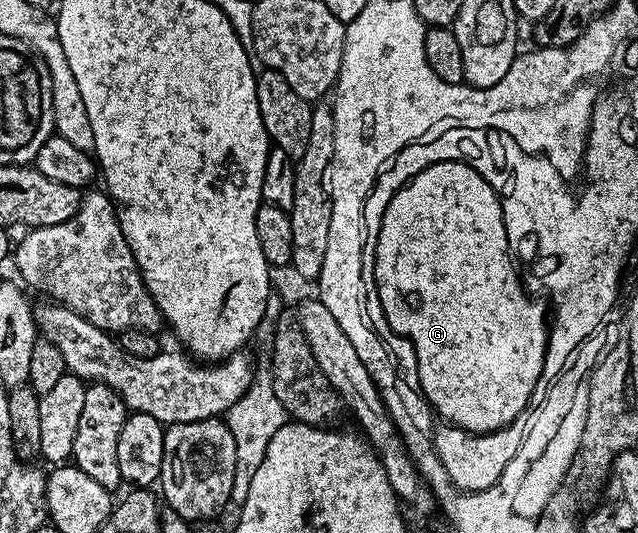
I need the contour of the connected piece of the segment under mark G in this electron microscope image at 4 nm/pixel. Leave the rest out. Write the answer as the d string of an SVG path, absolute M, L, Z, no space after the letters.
M440 161L431 167L427 167L423 171L419 171L419 175L415 175L402 187L396 195L391 199L391 203L387 203L387 211L383 211L383 219L381 220L381 230L379 231L379 243L375 247L375 279L377 280L377 291L379 300L383 305L383 311L386 312L386 317L389 320L391 328L399 335L410 340L414 345L415 355L418 357L418 375L421 380L420 392L423 394L425 401L435 410L436 416L442 422L465 429L473 434L489 434L497 429L503 429L510 425L521 412L524 412L531 403L532 392L539 388L541 381L541 373L544 371L545 352L548 349L548 337L550 328L550 318L547 316L547 309L541 305L536 305L534 298L526 292L525 286L522 284L522 278L519 276L519 271L513 266L513 257L509 254L509 229L505 226L505 213L501 210L501 201L497 198L495 190L489 186L490 178L484 172L477 172L464 161Z

